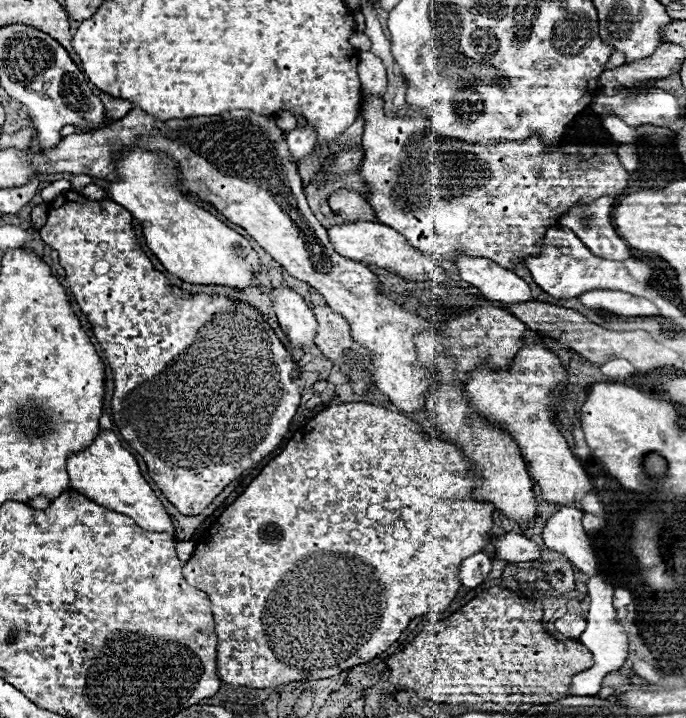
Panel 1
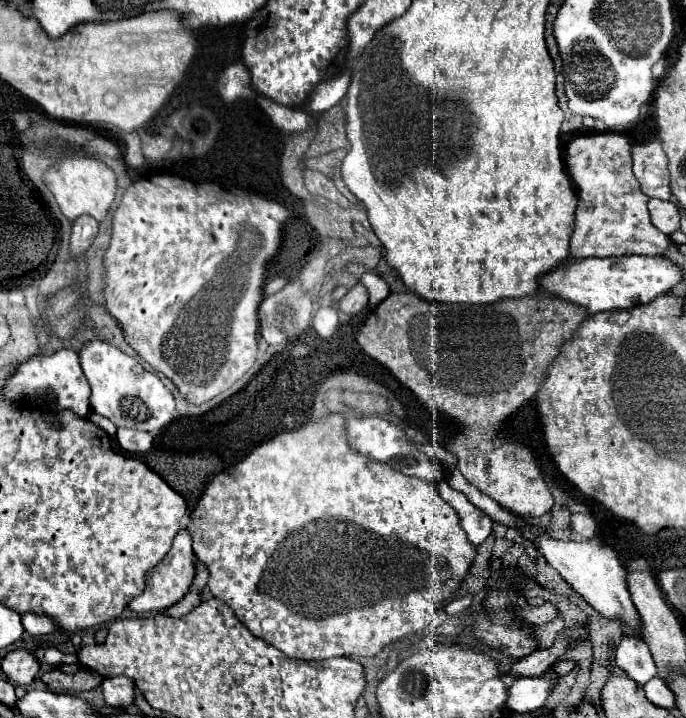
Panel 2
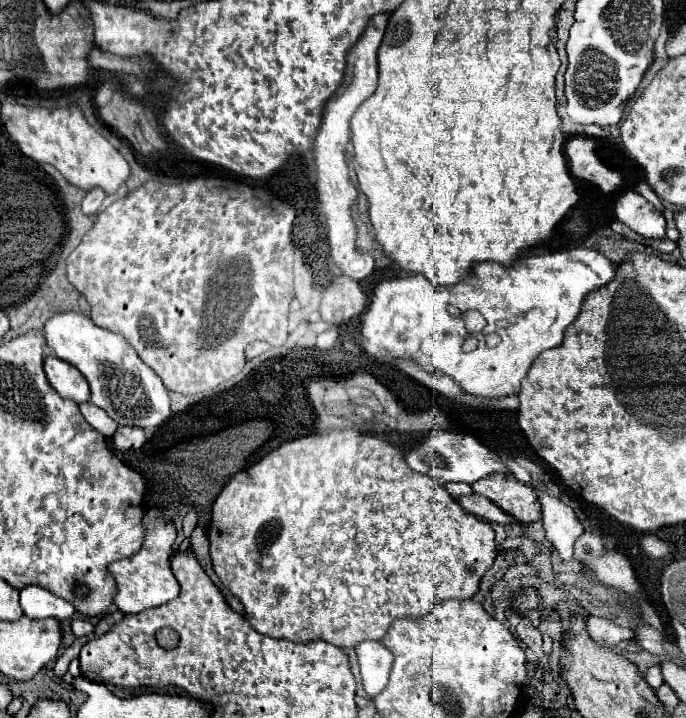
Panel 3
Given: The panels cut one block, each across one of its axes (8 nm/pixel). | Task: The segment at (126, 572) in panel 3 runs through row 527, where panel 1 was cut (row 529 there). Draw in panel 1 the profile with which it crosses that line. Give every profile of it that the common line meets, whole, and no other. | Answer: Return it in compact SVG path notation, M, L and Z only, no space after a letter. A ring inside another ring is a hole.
M100 430L94 442L68 456L66 468L70 474L70 488L96 500L100 506L130 516L140 528L148 532L174 532L172 518L152 492L150 484L142 478L136 458L122 446L112 430Z

